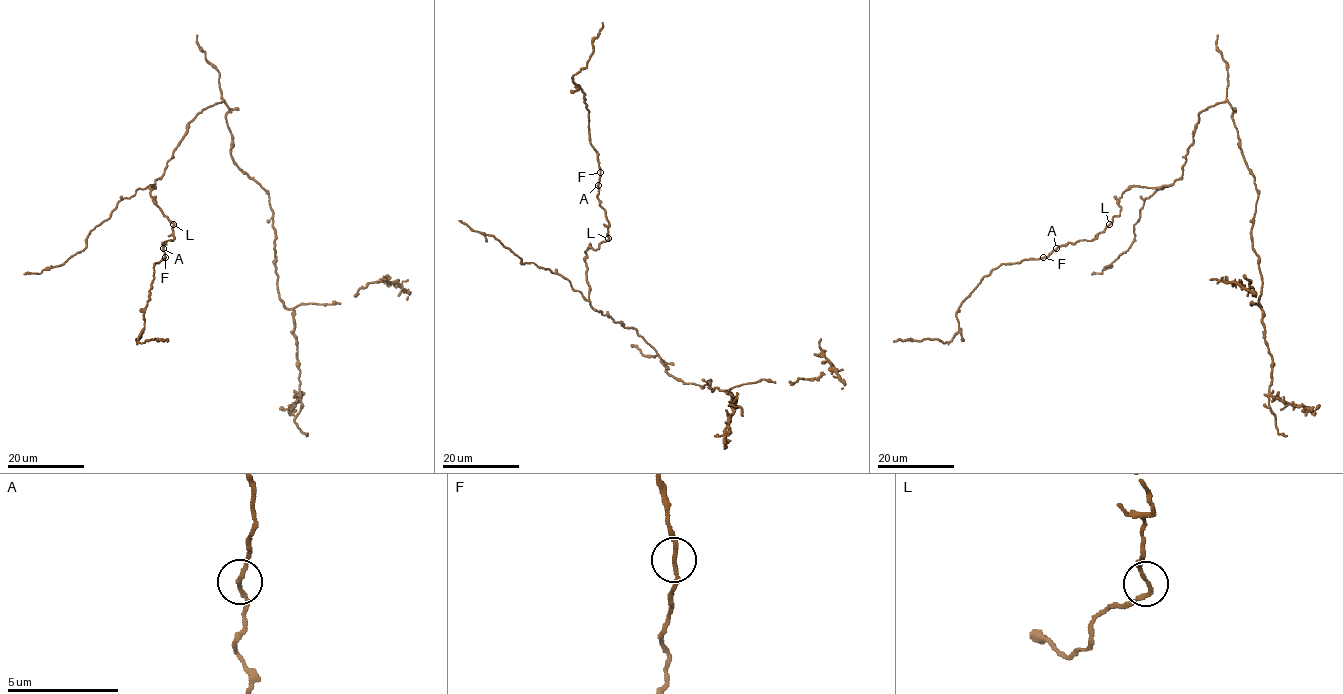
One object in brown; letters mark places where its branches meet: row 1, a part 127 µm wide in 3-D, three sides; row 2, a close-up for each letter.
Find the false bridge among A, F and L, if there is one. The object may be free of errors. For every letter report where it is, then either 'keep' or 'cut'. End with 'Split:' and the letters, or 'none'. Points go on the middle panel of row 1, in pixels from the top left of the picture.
A: place (598, 185); keep
F: place (600, 172); cut
L: place (608, 238); keep
Split: F

